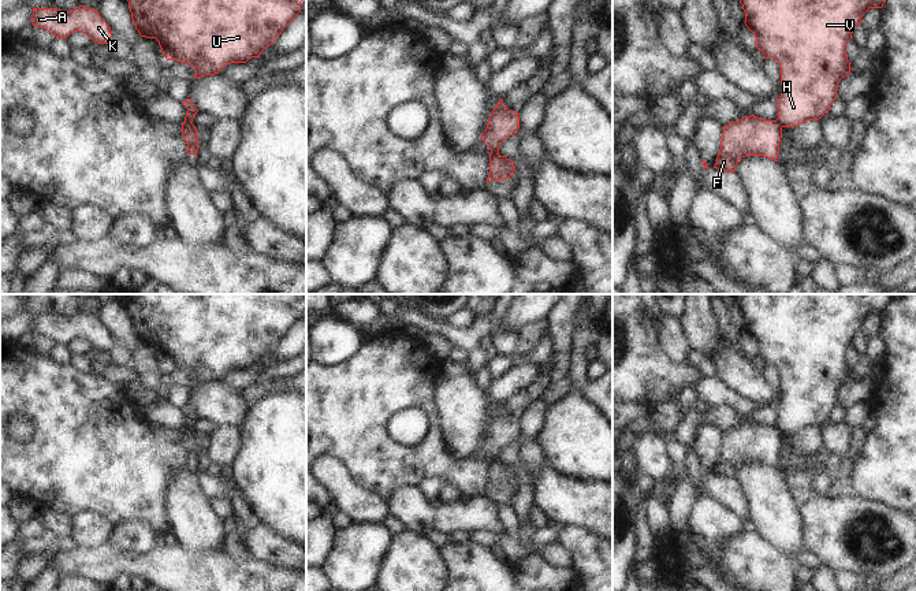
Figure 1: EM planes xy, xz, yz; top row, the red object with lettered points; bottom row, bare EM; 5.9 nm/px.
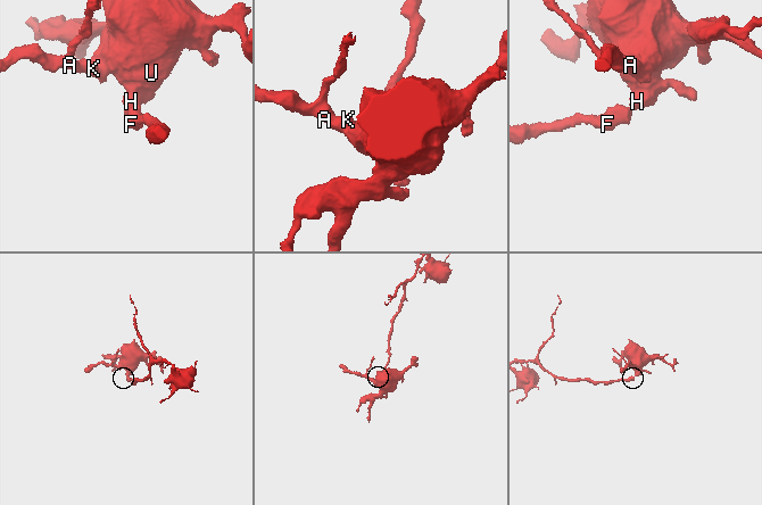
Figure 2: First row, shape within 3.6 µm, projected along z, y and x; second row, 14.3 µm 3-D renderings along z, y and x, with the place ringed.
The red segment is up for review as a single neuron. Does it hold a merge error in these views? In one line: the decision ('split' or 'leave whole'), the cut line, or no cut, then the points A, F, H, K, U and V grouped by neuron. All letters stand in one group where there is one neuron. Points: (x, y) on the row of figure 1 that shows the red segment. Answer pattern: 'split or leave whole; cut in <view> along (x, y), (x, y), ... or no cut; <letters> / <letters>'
split; cut in yz along (777, 119), (781, 127); A H K U V / F

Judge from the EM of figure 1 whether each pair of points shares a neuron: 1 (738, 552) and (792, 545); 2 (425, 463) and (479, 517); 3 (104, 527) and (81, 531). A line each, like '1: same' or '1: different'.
1: different
2: different
3: same

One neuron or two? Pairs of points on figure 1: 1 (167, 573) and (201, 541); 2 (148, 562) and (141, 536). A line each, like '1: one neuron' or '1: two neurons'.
1: two neurons
2: two neurons

